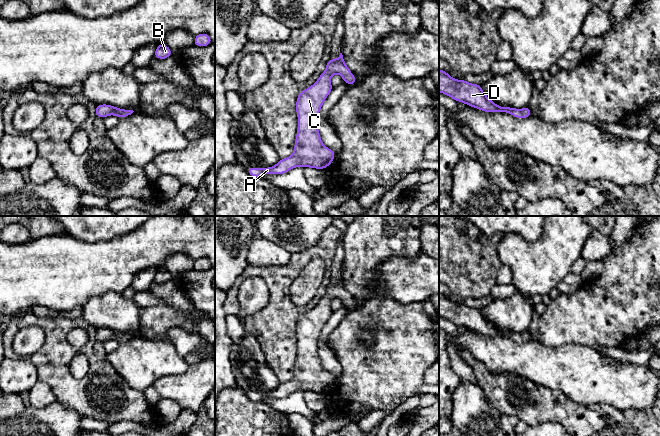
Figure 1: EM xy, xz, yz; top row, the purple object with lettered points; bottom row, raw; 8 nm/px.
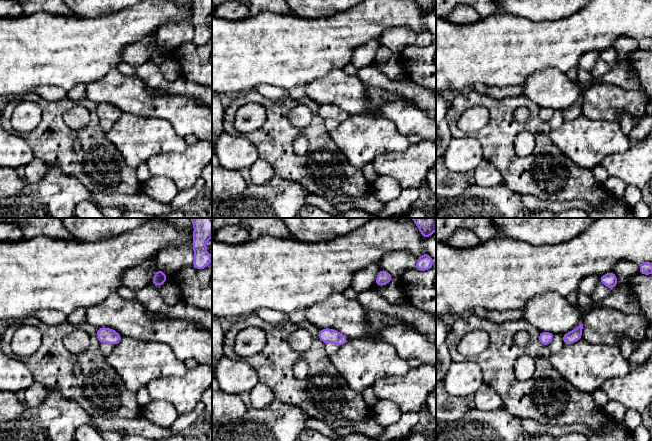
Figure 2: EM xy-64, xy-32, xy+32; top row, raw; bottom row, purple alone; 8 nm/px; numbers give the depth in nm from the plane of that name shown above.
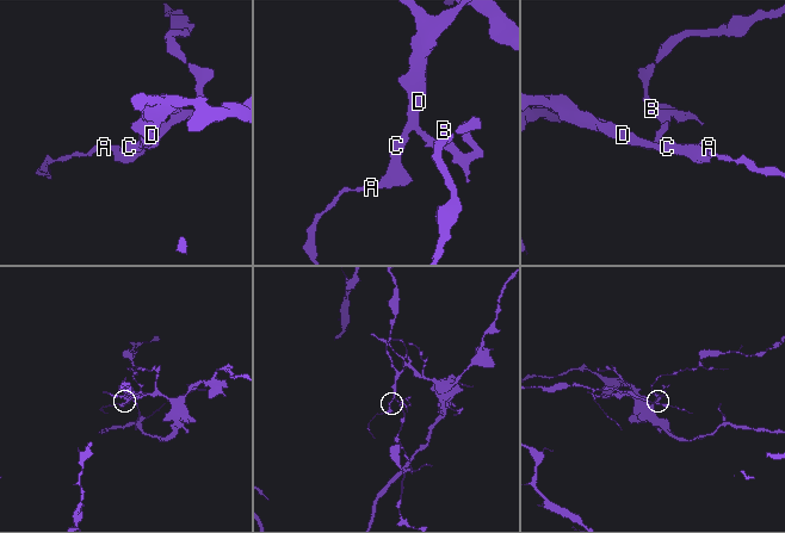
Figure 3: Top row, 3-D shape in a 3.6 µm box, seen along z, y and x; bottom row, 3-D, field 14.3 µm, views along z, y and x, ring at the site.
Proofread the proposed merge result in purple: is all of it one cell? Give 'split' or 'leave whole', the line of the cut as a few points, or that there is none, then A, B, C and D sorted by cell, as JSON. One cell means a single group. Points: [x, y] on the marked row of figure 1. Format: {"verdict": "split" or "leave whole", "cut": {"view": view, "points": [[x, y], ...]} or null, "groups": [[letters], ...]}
{"verdict": "leave whole", "cut": null, "groups": [["A", "B", "C", "D"]]}

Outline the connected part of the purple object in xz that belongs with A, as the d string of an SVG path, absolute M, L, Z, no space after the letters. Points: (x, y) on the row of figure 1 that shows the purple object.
M342 53L335 60L329 59L325 71L310 87L302 90L297 96L296 113L298 116L298 131L293 154L272 167L247 168L247 173L253 177L264 174L285 174L295 167L311 167L326 169L334 160L336 153L324 146L318 131L318 115L323 102L332 91L330 79L333 74L340 74L343 82L349 85L356 83L356 77L344 62Z

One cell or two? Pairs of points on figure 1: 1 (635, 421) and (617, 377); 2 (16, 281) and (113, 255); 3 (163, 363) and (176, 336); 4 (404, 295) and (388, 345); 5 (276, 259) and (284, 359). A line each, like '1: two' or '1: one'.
1: two
2: one
3: two
4: two
5: two

